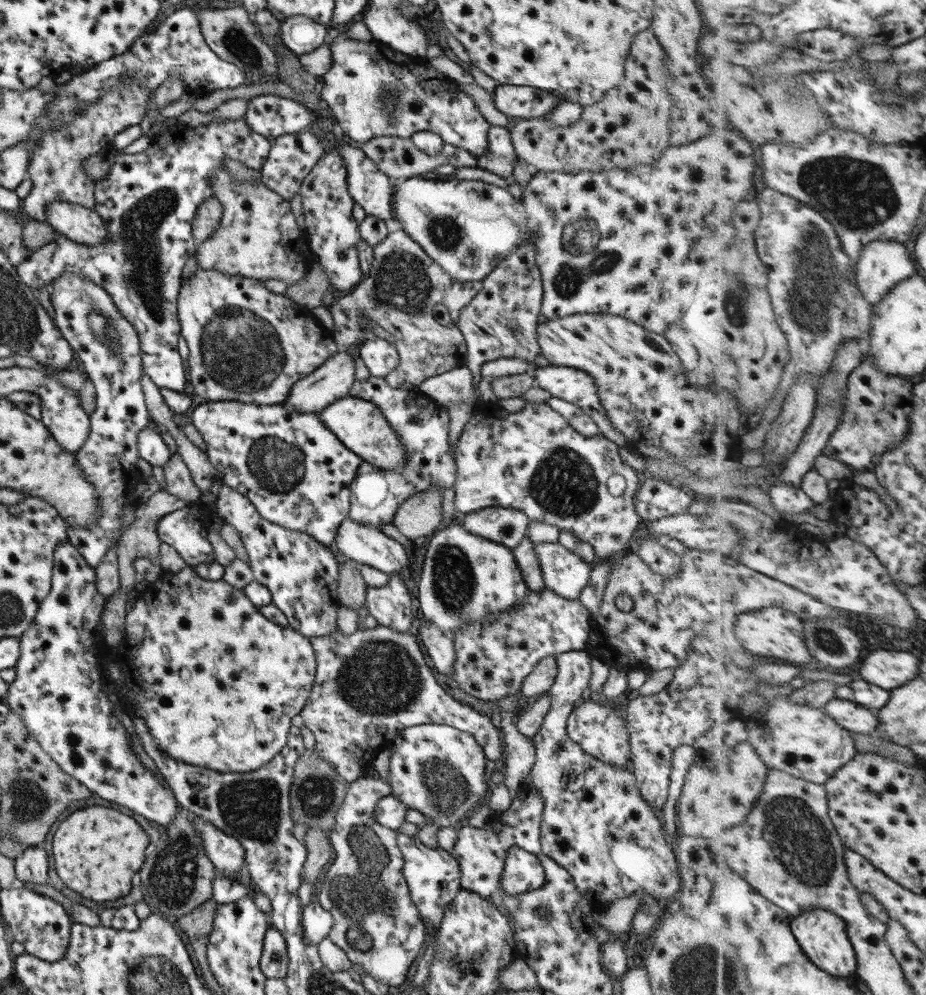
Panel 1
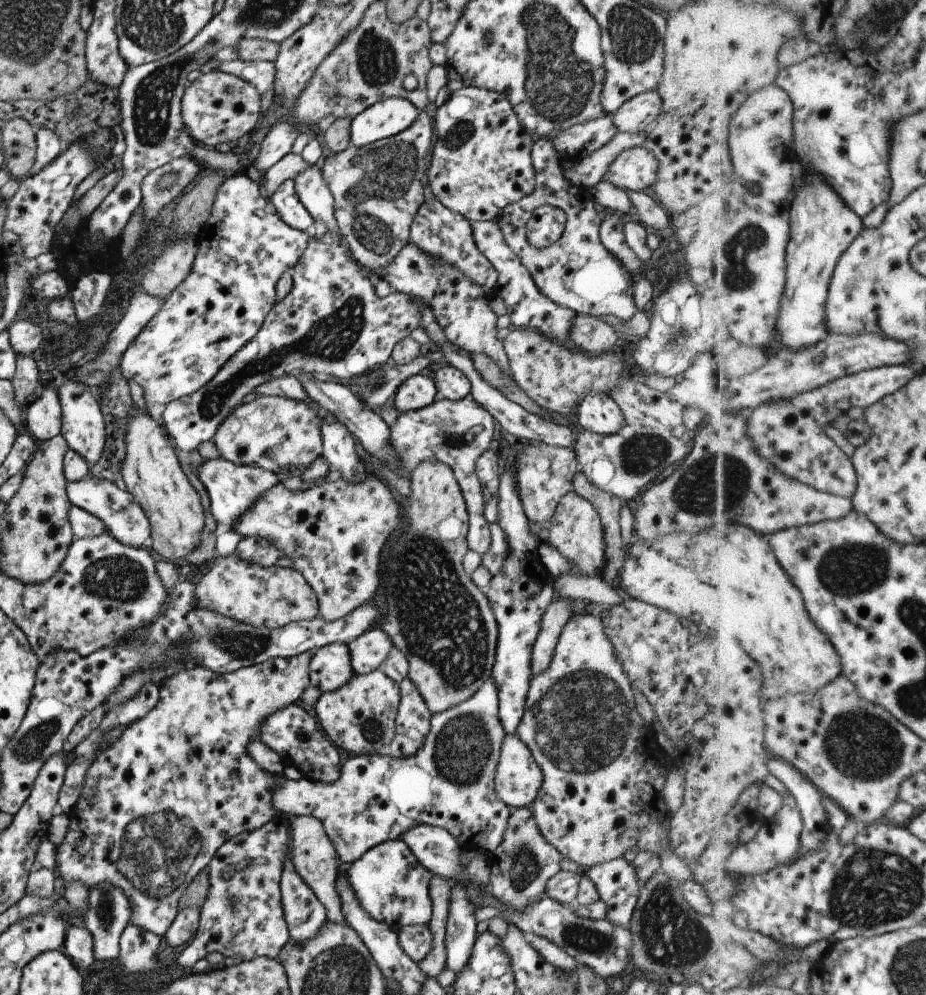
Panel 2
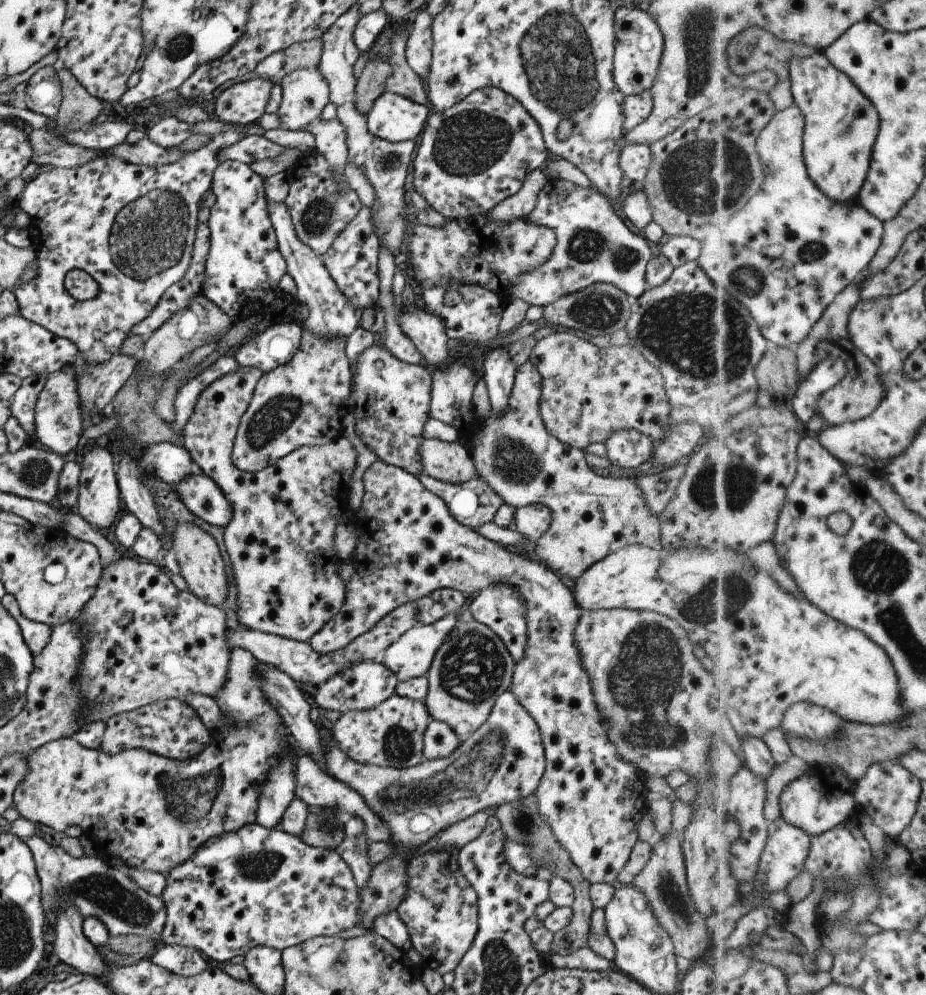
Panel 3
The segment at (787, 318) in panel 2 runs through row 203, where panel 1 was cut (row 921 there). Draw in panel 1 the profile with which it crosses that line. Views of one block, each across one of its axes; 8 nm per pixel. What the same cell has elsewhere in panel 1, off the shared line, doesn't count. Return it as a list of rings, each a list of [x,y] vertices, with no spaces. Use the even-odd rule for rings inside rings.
[[[813,908],[803,910],[799,916],[793,918],[790,922],[791,928],[815,966],[839,979],[856,978],[859,967],[858,954],[847,932],[847,922],[839,914],[825,908]]]

